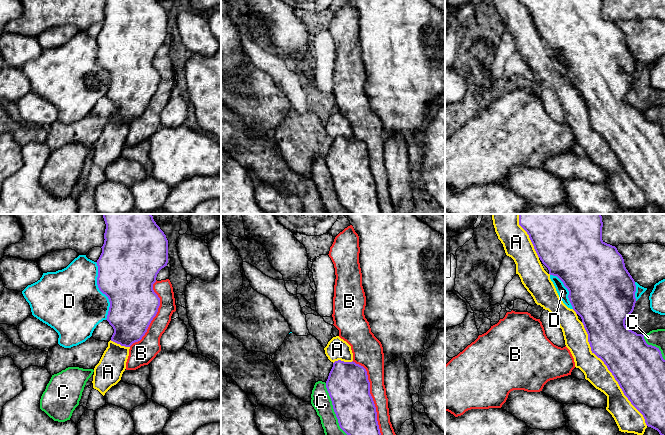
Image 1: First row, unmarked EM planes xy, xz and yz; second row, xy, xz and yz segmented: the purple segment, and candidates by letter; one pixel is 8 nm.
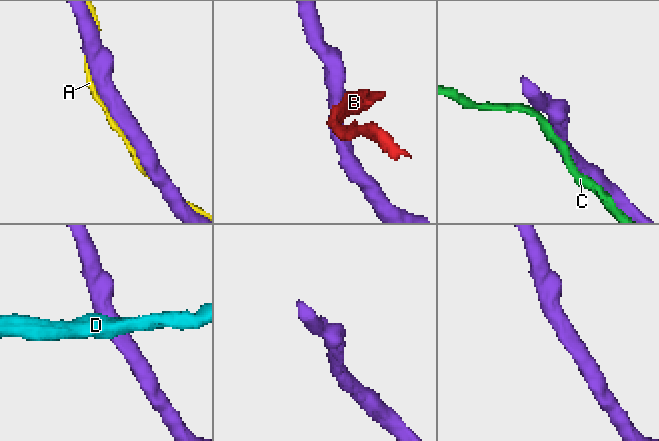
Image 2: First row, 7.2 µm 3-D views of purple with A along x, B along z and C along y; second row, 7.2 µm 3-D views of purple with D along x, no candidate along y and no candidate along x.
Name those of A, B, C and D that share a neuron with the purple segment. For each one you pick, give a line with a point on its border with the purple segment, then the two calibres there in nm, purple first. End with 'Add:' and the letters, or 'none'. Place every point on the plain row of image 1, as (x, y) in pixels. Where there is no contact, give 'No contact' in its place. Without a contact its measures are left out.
A: Touches purple at yz (612, 150). Thickness 420 nm (purple) against 190 nm
Add: A

